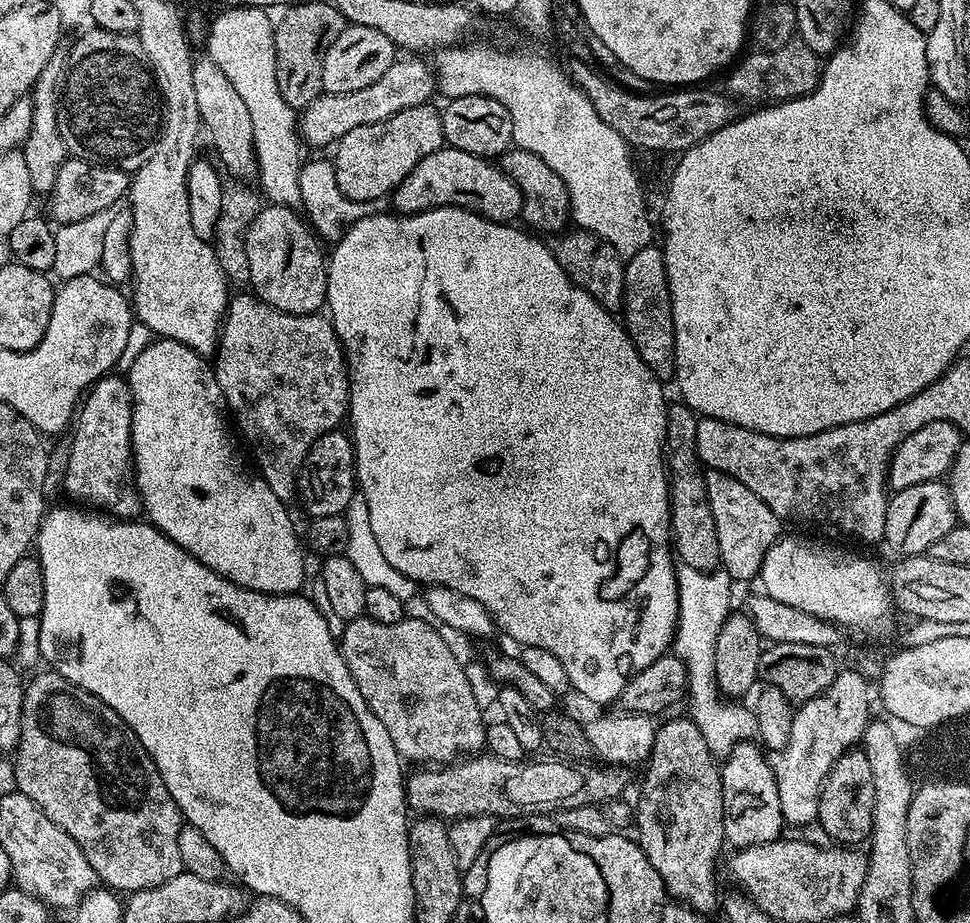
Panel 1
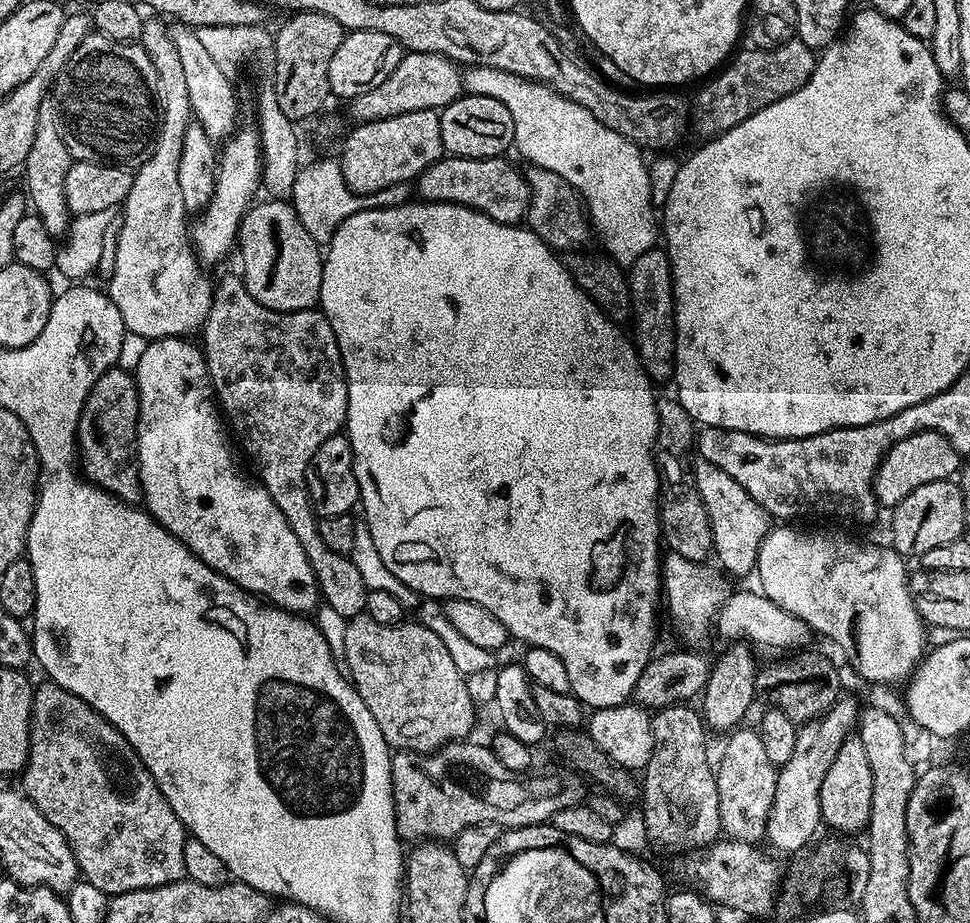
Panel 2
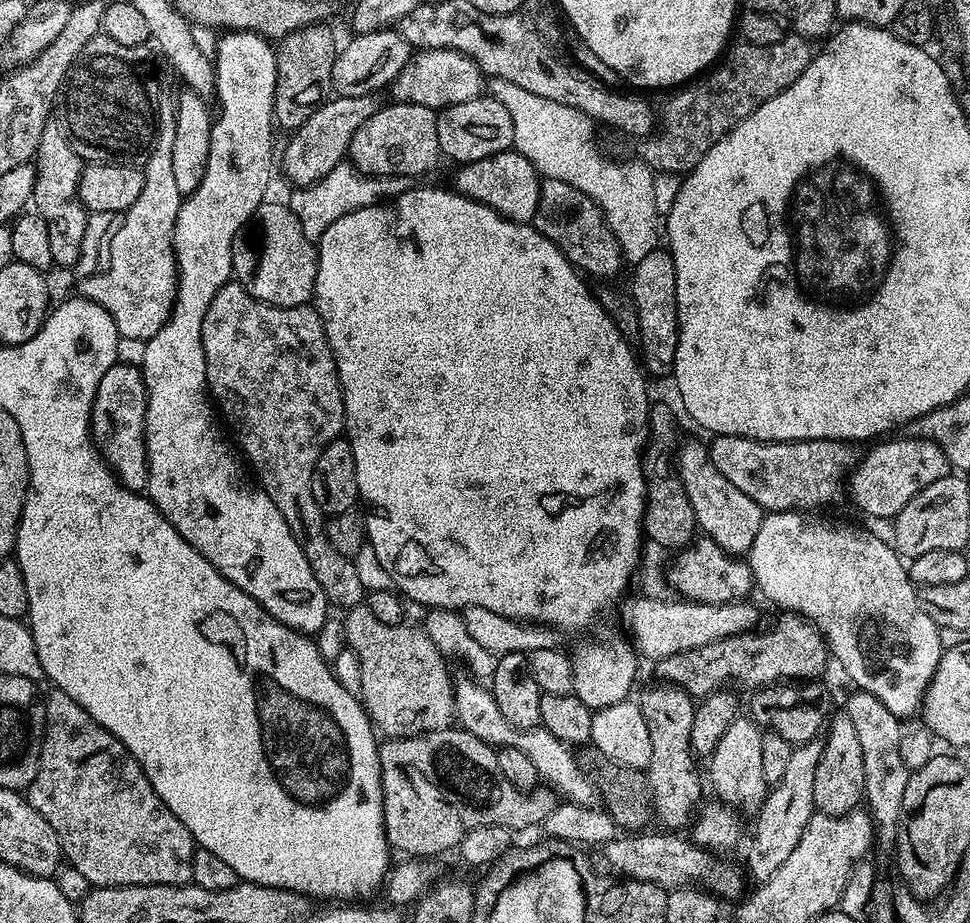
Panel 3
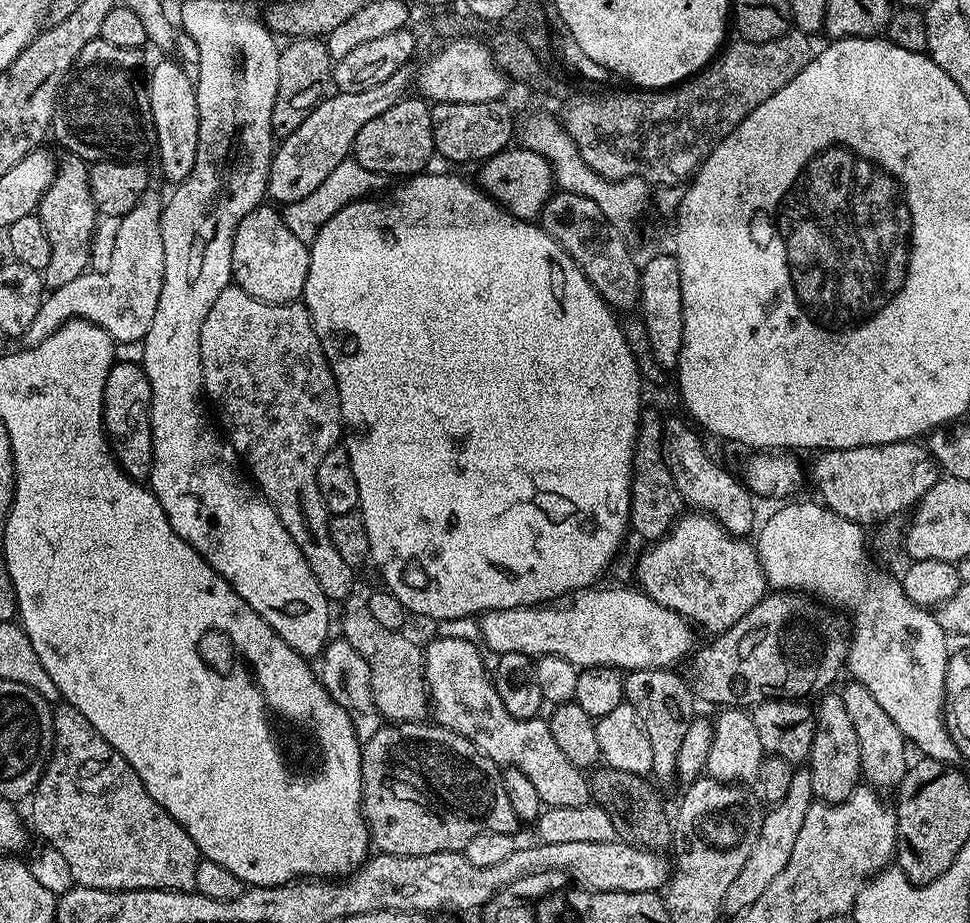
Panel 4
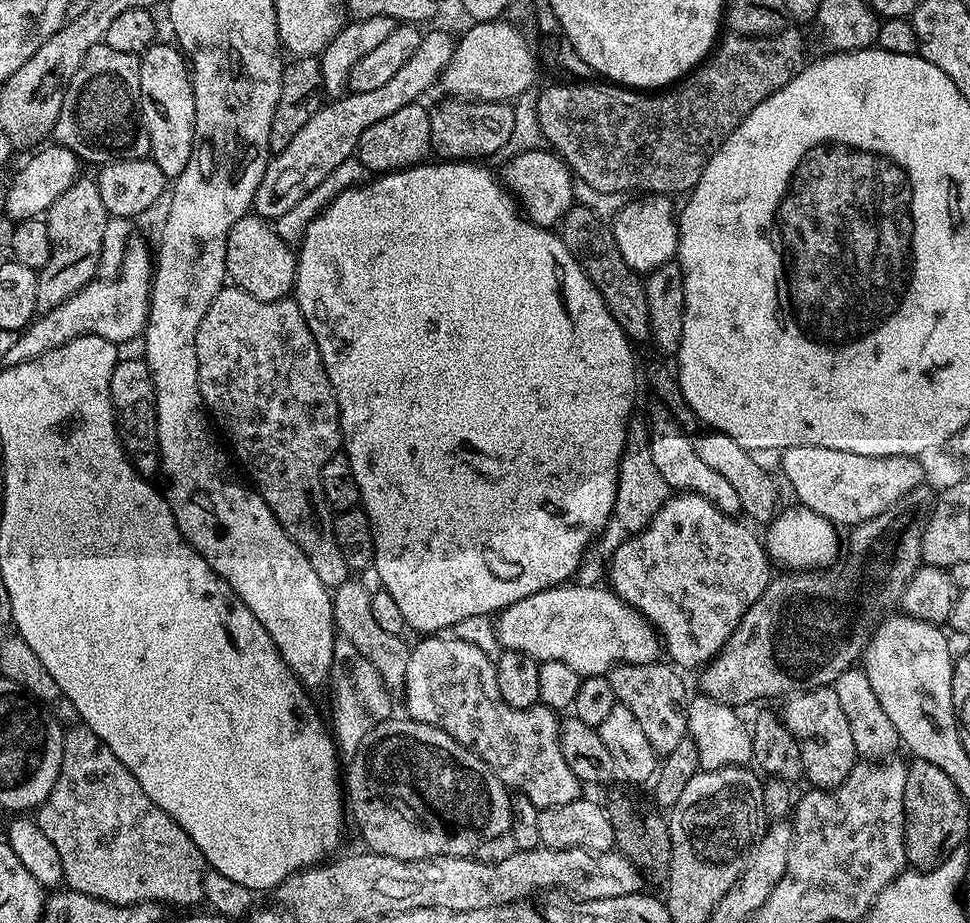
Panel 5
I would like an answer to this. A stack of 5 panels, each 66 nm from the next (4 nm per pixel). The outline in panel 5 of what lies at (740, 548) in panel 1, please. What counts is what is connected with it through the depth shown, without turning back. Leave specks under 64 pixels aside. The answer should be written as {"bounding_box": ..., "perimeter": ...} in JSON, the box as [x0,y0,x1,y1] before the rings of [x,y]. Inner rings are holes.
{"bounding_box":[646,402,740,516],"perimeter":[[[659,402],[653,403],[653,405],[653,408],[646,412],[650,430],[650,454],[654,458],[654,466],[658,466],[658,474],[662,474],[662,478],[666,478],[669,489],[675,490],[677,493],[698,494],[702,498],[706,498],[706,502],[718,506],[718,510],[722,510],[726,515],[736,516],[740,512],[740,503],[734,486],[730,486],[730,481],[723,474],[718,474],[718,470],[706,466],[706,462],[702,462],[702,458],[698,458],[694,446],[690,446],[690,438],[686,438],[686,434],[670,414],[670,410],[666,410]]]}

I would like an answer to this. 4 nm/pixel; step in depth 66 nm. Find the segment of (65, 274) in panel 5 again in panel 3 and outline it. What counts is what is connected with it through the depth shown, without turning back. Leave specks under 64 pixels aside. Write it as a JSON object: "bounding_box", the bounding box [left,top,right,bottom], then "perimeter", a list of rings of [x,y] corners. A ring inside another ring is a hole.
{"bounding_box":[30,122,90,269],"perimeter":[[[50,122],[44,127],[34,157],[36,177],[30,204],[36,215],[46,222],[46,230],[50,230],[50,254],[57,269],[80,264],[80,247],[90,215],[76,195],[84,165],[85,161],[74,154],[74,150],[70,150],[70,142],[66,142],[66,138],[60,133],[59,123]]]}

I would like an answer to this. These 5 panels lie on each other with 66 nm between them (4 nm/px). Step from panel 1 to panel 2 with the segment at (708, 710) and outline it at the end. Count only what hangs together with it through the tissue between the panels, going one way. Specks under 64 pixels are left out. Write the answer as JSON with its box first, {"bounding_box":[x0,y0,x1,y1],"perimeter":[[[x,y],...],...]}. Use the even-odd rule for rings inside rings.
{"bounding_box":[661,551,730,638],"perimeter":[[[667,551],[661,559],[661,587],[666,610],[678,622],[685,636],[692,638],[711,625],[713,617],[730,594],[729,579],[715,565],[683,558],[677,552]]]}

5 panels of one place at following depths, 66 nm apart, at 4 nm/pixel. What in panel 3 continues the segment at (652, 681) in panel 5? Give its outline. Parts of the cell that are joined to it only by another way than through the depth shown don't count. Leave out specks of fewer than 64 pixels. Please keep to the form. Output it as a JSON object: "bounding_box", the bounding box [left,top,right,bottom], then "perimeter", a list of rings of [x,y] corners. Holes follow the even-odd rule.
{"bounding_box":[638,687,702,830],"perimeter":[[[659,687],[638,696],[642,718],[646,718],[646,727],[650,729],[650,762],[646,769],[648,788],[652,791],[655,819],[661,820],[665,829],[684,830],[693,823],[694,813],[702,800],[702,776],[696,773],[698,760],[690,742],[690,726],[694,726],[696,704],[693,697],[680,688]]]}

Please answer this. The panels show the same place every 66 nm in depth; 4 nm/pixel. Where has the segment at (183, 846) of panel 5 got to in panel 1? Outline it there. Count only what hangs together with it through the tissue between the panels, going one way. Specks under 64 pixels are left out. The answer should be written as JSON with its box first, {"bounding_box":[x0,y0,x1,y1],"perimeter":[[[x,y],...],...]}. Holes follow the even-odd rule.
{"bounding_box":[14,670,184,894],"perimeter":[[[44,670],[41,676],[27,681],[22,702],[20,740],[14,749],[14,784],[26,798],[30,798],[86,854],[86,862],[94,866],[97,881],[116,894],[131,894],[162,882],[170,882],[184,871],[178,851],[178,834],[182,827],[180,808],[170,798],[158,766],[146,754],[142,742],[94,694],[74,686],[56,672]]]}

